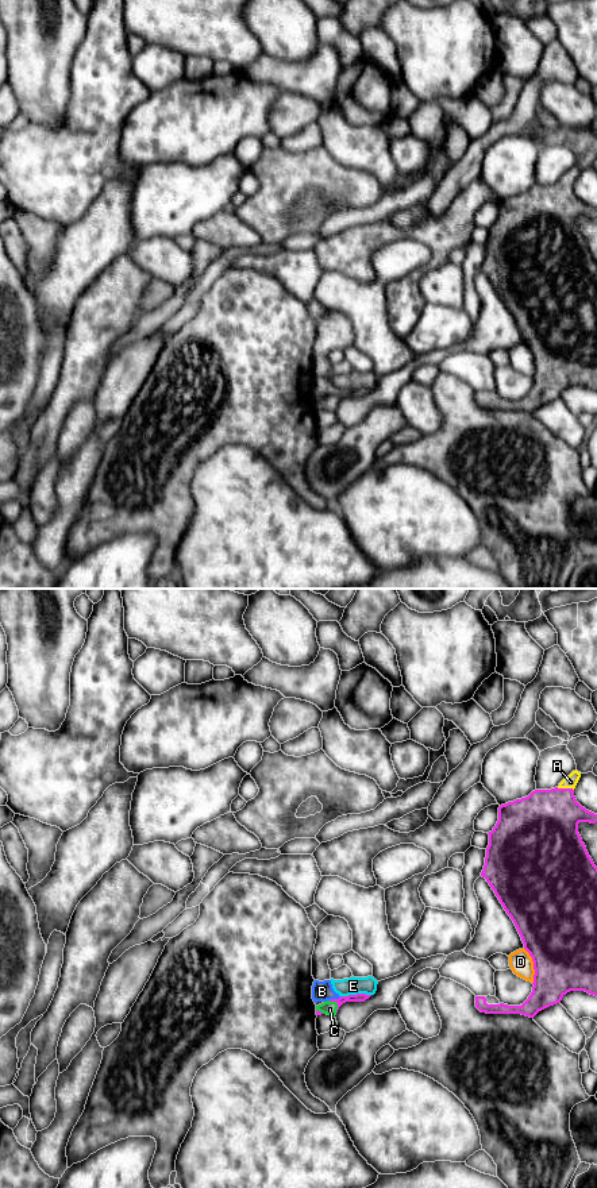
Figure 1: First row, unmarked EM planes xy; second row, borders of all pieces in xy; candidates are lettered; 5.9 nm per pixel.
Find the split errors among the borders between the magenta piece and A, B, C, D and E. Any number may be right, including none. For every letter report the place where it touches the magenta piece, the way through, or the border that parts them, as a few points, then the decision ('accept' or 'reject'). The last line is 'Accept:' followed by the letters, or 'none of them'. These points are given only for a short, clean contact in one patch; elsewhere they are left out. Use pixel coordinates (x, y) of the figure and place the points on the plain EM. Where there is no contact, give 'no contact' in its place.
A: contact xy (565, 184); way xy (544, 220), (554, 211), (565, 184), (570, 177); accept
B: contact xy (335, 394); border xy (341, 392), (330, 396); reject
C: contact xy (336, 397); way xy (359, 392), (336, 397), (328, 402); accept
D: contact xy (534, 361); reject
E: contact xy (357, 389); reject
Accept: A, C

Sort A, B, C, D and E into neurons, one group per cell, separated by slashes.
A C / B / D / E

